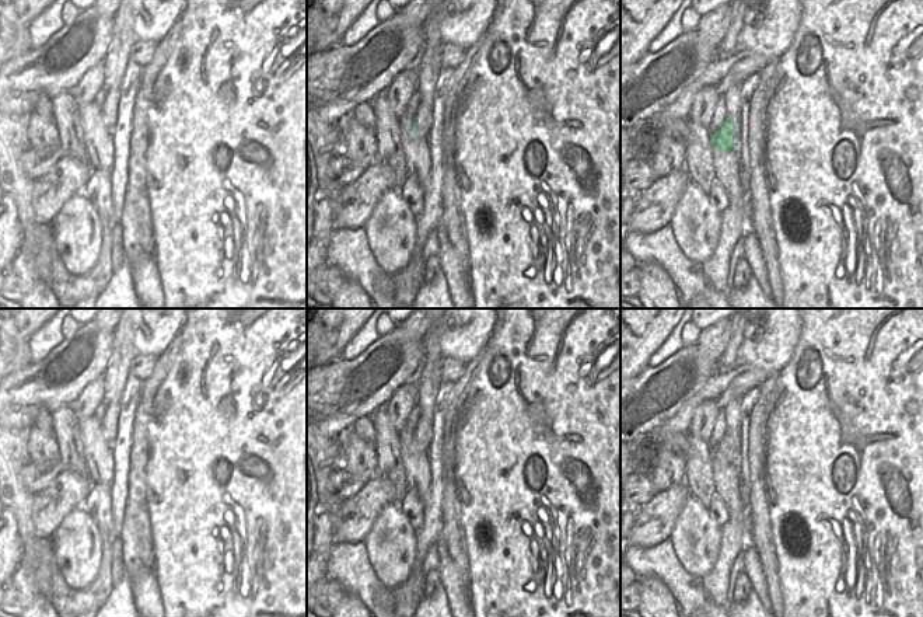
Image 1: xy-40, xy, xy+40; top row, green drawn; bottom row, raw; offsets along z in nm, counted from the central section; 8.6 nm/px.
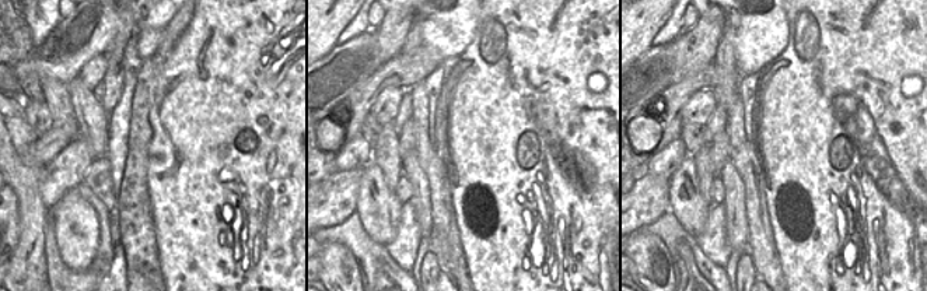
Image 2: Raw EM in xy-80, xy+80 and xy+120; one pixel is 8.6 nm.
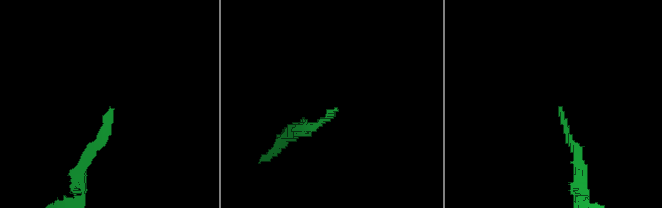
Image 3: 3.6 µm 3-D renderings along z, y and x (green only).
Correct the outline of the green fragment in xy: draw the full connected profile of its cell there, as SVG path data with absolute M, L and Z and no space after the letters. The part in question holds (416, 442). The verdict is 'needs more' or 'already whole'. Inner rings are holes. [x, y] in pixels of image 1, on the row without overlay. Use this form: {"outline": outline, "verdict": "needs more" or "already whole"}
{"outline": "M420 416L413 432L413 440L417 452L422 449L426 450L426 454L429 453L429 446L431 443L431 423L433 418Z", "verdict": "needs more"}

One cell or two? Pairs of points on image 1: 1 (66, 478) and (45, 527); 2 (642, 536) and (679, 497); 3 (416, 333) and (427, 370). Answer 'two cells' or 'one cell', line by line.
1: one cell
2: one cell
3: two cells

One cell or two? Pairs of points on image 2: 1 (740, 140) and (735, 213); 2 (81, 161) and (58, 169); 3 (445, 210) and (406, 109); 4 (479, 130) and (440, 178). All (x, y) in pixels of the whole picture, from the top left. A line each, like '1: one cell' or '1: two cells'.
1: two cells
2: one cell
3: two cells
4: two cells

